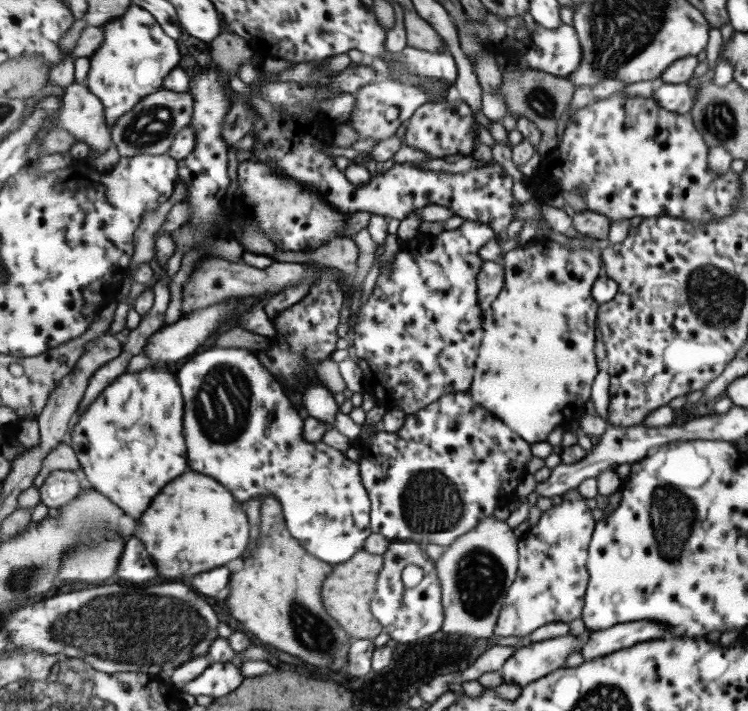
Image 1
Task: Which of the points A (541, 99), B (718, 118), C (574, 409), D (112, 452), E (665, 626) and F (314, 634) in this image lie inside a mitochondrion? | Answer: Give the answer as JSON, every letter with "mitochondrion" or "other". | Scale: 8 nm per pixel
{"A":"mitochondrion","B":"mitochondrion","C":"other","D":"other","E":"other","F":"mitochondrion"}

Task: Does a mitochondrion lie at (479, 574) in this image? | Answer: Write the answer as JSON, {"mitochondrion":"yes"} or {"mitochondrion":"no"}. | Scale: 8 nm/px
{"mitochondrion":"yes"}

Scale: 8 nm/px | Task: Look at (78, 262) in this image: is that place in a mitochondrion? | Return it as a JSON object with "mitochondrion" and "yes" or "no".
{"mitochondrion":"no"}

